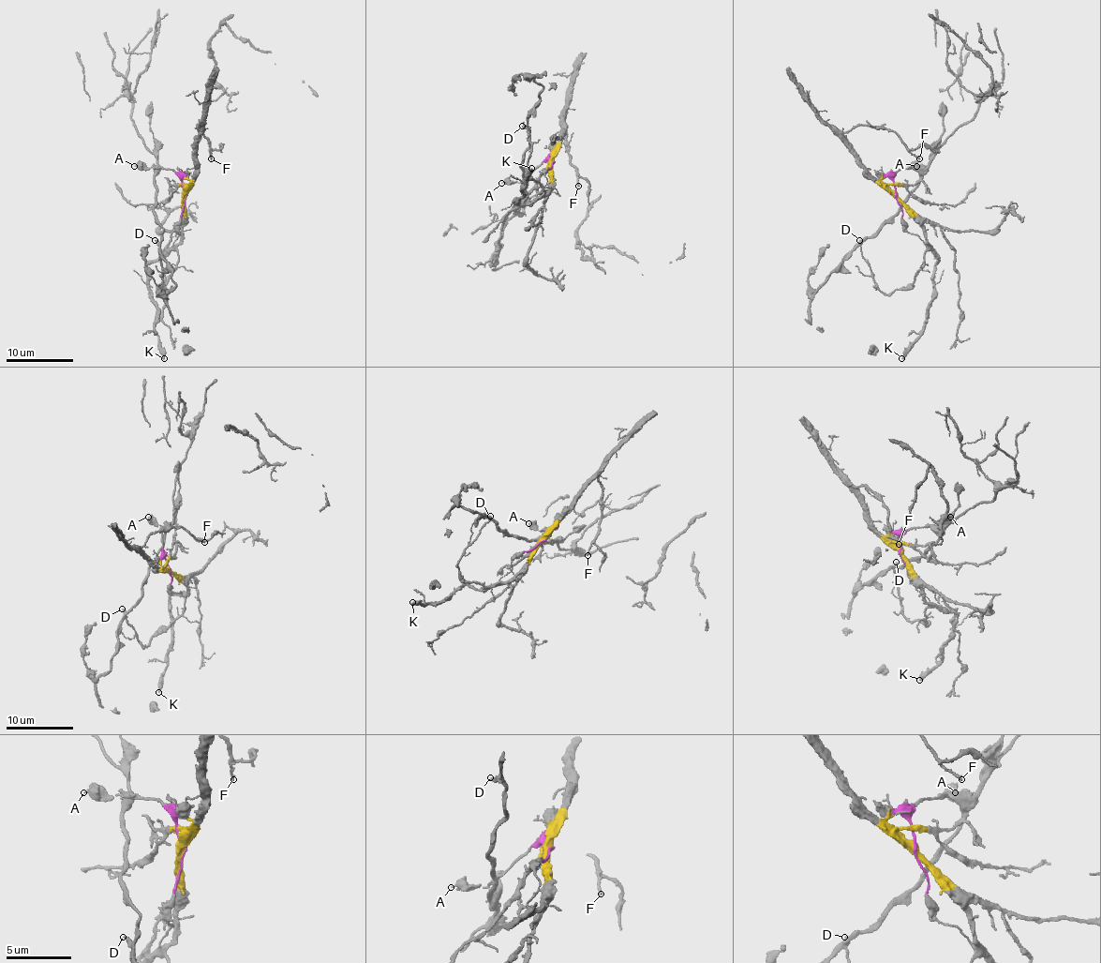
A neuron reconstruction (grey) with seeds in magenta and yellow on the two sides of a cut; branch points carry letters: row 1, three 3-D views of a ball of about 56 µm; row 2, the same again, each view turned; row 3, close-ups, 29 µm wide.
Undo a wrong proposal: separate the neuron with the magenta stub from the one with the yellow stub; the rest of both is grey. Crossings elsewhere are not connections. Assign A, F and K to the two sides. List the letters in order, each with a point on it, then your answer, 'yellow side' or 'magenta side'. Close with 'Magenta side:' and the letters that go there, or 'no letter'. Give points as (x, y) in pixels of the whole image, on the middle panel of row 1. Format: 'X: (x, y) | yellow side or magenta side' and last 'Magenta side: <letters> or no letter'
A: (501, 183) | magenta side
F: (578, 186) | yellow side
K: (531, 168) | yellow side
Magenta side: A

